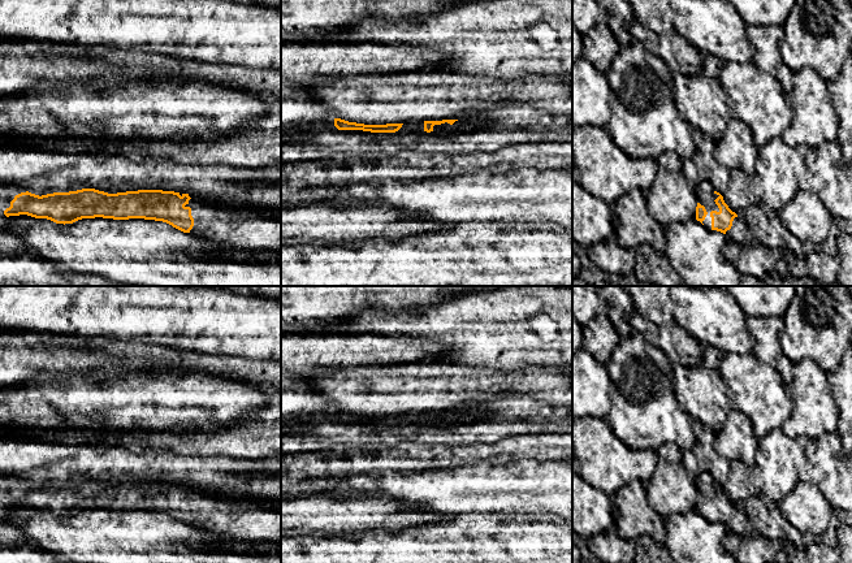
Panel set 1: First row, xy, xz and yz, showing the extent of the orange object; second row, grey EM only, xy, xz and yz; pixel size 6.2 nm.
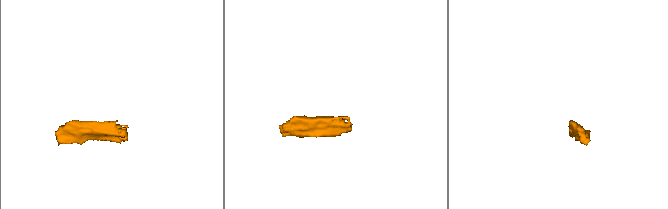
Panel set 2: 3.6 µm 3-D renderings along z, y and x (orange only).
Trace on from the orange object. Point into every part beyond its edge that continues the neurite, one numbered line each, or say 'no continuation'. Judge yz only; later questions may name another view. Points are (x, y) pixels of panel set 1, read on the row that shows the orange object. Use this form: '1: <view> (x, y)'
1: yz (705, 191)

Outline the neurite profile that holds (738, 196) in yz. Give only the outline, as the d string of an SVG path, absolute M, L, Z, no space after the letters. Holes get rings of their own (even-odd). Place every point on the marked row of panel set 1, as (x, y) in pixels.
M740 169L731 170L728 187L722 196L728 208L735 213L753 204L761 203L761 200L751 192L749 179L751 177Z

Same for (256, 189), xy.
M0 146L0 185L17 185L35 195L95 189L108 194L163 190L221 205L247 208L261 213L281 213L281 165L238 168L230 165L196 165L144 159L131 161L114 153L99 157L91 152L61 152L43 147Z

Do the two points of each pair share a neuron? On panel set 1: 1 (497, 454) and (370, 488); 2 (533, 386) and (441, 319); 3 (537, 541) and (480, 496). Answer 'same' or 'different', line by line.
1: different
2: different
3: different

